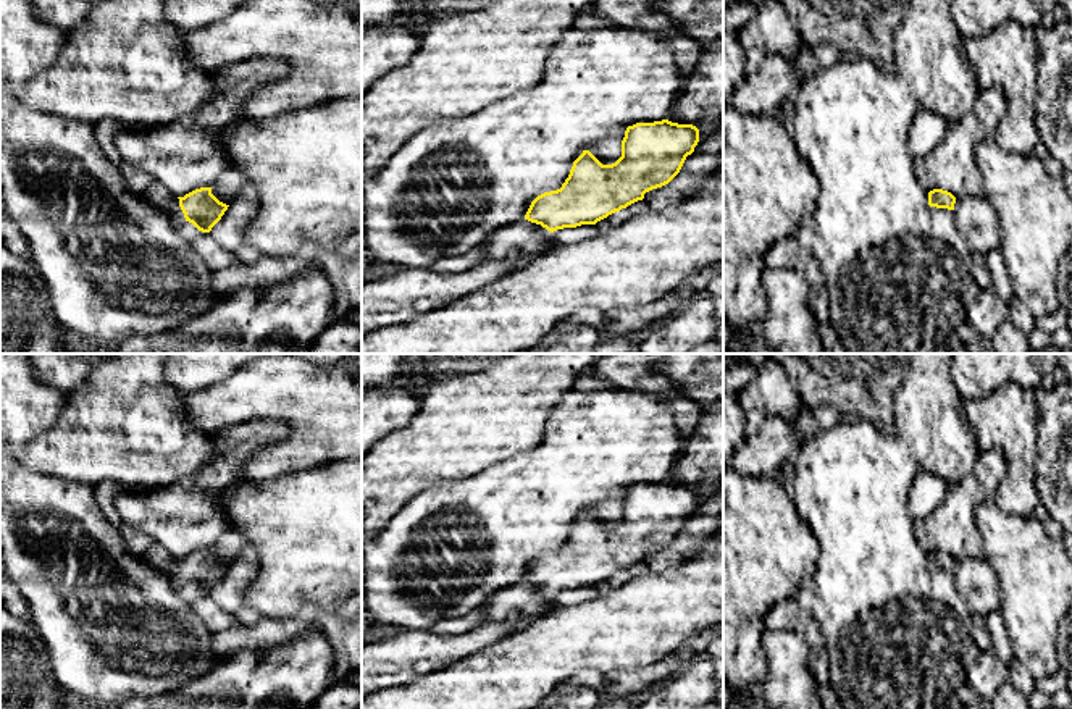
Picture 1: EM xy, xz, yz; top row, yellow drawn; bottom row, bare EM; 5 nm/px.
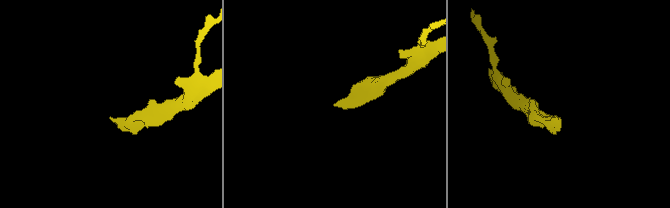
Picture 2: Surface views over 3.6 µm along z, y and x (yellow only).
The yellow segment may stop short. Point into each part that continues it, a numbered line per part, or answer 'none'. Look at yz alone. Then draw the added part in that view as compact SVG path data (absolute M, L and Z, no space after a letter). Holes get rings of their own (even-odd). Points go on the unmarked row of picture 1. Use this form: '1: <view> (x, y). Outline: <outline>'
1: yz (975, 580). Outline: M959 557L954 565L956 586L972 614L999 609L999 585L985 557Z

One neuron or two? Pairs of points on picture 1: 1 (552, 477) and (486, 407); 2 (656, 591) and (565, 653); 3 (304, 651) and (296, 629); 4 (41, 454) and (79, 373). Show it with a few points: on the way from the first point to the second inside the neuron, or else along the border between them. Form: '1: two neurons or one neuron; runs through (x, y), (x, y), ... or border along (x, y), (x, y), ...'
1: two neurons; border along (548, 419), (543, 438), (531, 449), (491, 464)
2: one neuron; runs through (633, 614), (617, 630), (588, 637)
3: two neurons; border along (333, 650), (318, 629), (307, 627), (265, 651)
4: two neurons; border along (92, 370), (70, 391)

